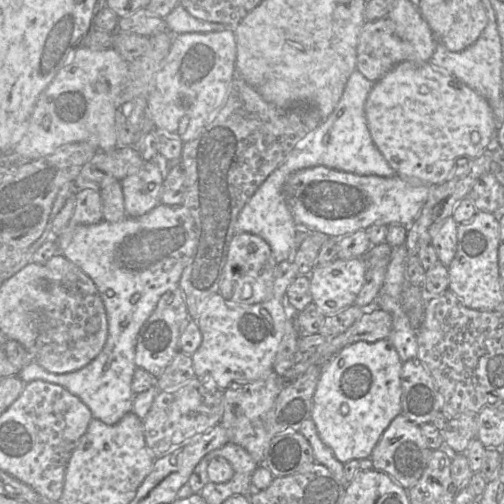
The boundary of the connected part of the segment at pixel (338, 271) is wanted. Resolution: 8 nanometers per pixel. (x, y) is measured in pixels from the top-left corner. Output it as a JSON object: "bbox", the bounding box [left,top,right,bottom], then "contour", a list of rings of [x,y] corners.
{"bbox":[309,257,368,316],"contour":[[[361,257],[349,260],[336,258],[324,265],[314,266],[309,274],[312,302],[325,316],[334,315],[352,306],[365,284],[368,270]]]}

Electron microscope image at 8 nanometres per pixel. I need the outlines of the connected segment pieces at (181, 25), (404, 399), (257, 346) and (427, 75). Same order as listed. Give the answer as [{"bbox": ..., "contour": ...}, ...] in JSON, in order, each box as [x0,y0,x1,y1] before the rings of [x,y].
[{"bbox":[164,4,235,35],"contour":[[[178,4],[172,12],[164,18],[164,21],[166,23],[167,30],[173,35],[184,33],[218,32],[224,30],[234,31],[235,27],[227,24],[198,20],[190,15],[181,4]]]},{"bbox":[400,358,444,425],"contour":[[[418,358],[403,362],[400,380],[401,413],[409,420],[418,425],[430,423],[442,412],[444,398],[433,376]]]},{"bbox":[191,260,297,390],"contour":[[[286,260],[277,264],[272,296],[264,302],[230,308],[219,293],[207,299],[196,320],[202,342],[191,355],[198,379],[204,381],[211,378],[218,388],[225,390],[232,383],[255,381],[274,372],[273,362],[284,336],[287,319],[281,301],[297,276],[296,265],[291,260]]]},{"bbox":[365,60,498,185],"contour":[[[407,60],[396,65],[382,78],[374,82],[373,88],[371,89],[365,103],[365,116],[375,146],[381,152],[388,164],[395,170],[396,174],[406,179],[428,185],[437,185],[445,182],[449,178],[458,159],[478,157],[485,150],[492,147],[494,145],[495,134],[498,126],[490,105],[481,95],[457,78],[432,67],[429,62],[417,60]]]}]

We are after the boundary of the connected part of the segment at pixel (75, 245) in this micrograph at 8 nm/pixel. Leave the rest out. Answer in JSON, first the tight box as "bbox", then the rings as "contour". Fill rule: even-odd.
{"bbox":[20,204,196,425],"contour":[[[158,204],[148,213],[136,218],[126,216],[118,222],[102,220],[91,225],[66,226],[55,241],[59,252],[87,274],[96,285],[107,315],[107,341],[97,357],[79,370],[62,374],[51,373],[36,361],[30,360],[20,370],[20,379],[25,384],[33,380],[43,380],[64,387],[88,406],[94,418],[108,425],[118,423],[125,414],[132,412],[135,394],[131,385],[137,367],[135,349],[138,333],[156,308],[160,297],[179,287],[181,274],[194,249],[195,237],[196,227],[189,211],[182,206],[165,204]]]}

